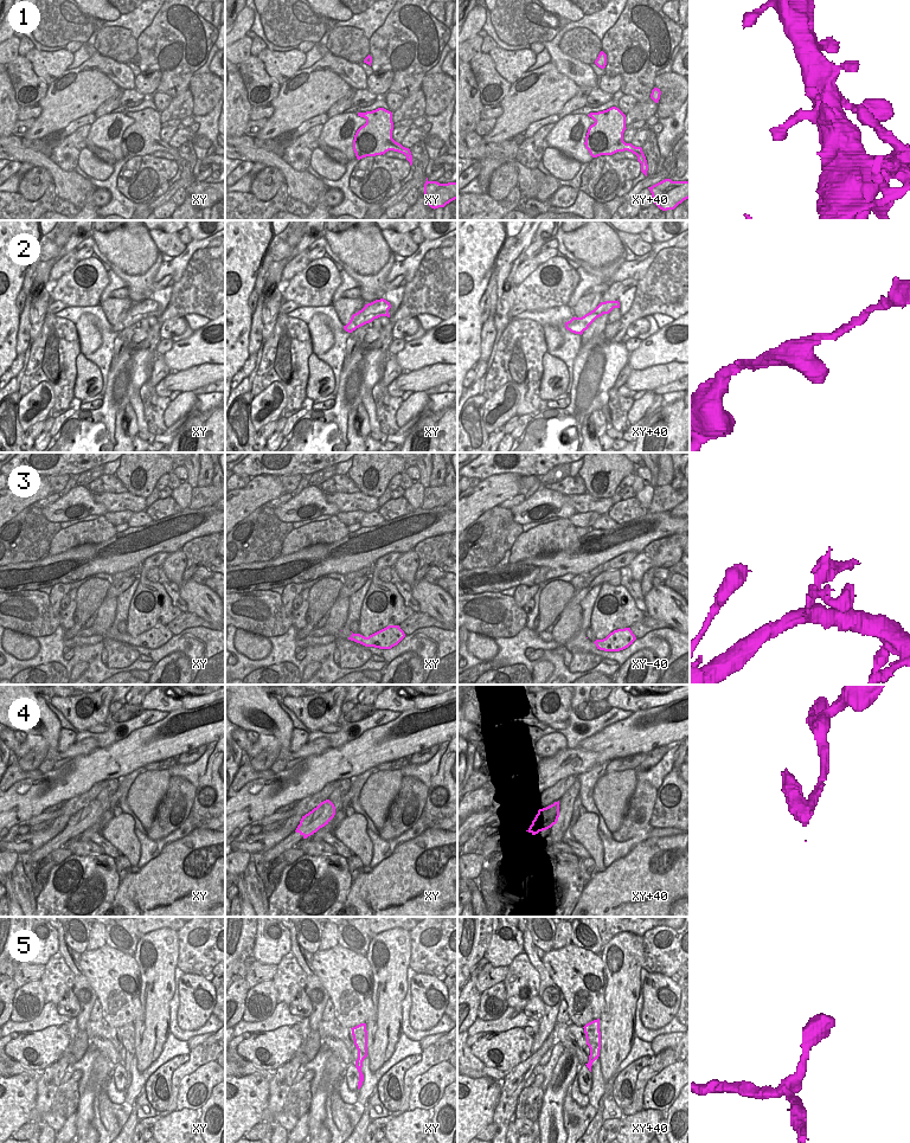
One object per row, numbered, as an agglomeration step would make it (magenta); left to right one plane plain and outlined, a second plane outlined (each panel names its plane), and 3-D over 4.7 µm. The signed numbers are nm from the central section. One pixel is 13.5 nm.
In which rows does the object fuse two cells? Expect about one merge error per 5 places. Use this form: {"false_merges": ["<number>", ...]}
{"false_merges": ["4"]}

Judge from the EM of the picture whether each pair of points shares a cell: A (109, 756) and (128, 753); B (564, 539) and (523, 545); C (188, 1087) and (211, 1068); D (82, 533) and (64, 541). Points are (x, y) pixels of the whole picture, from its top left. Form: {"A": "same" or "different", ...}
{"A": "same", "B": "same", "C": "same", "D": "same"}

